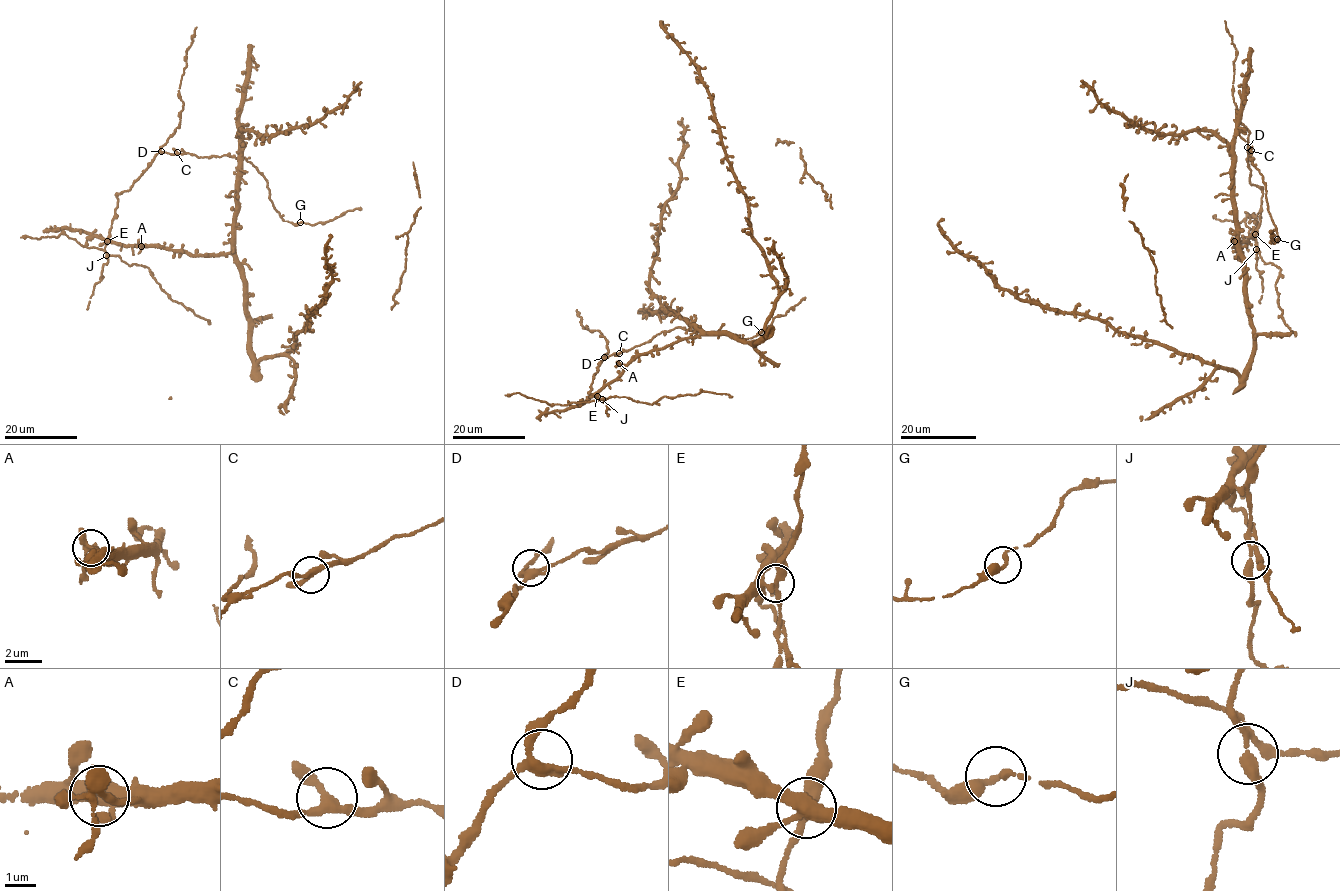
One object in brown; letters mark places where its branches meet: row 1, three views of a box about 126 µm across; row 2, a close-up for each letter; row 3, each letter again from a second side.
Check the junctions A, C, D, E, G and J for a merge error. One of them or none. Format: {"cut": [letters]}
{"cut": []}

